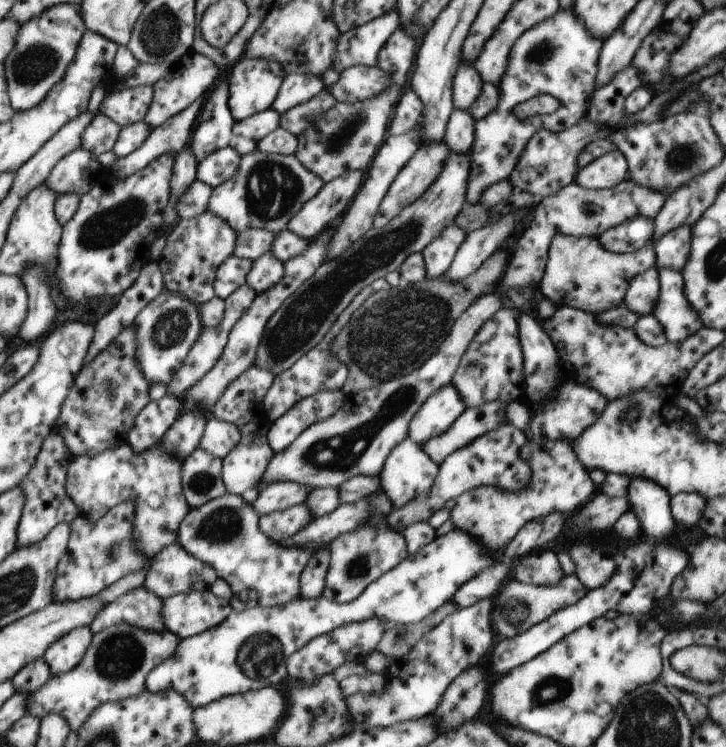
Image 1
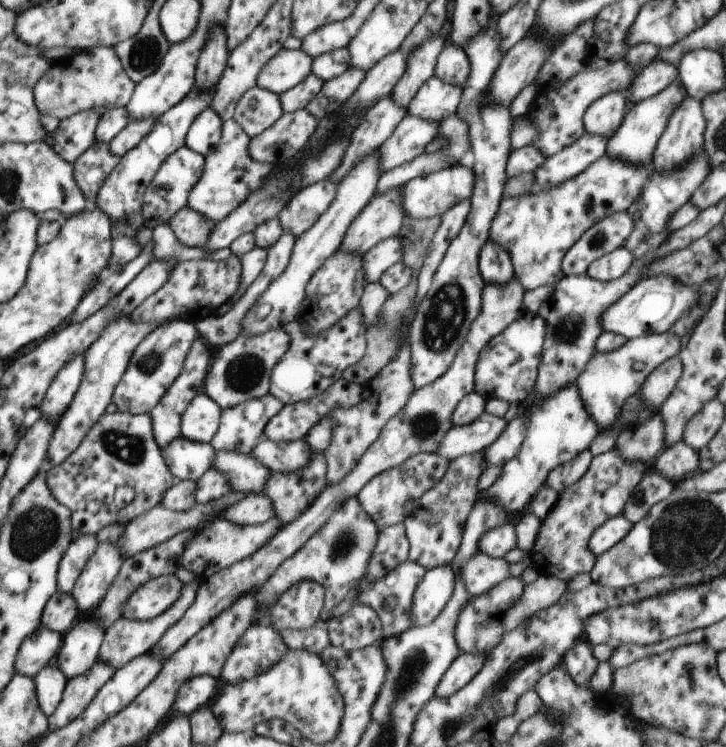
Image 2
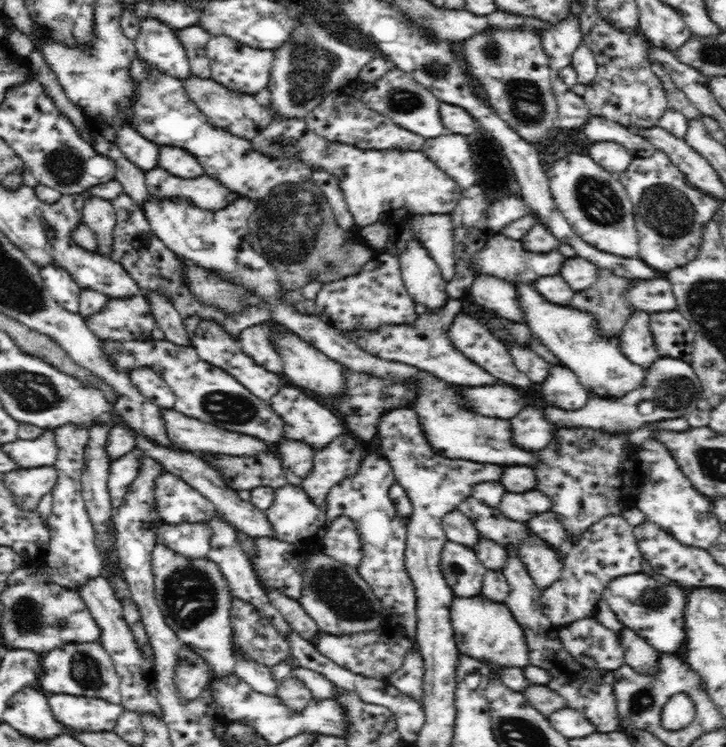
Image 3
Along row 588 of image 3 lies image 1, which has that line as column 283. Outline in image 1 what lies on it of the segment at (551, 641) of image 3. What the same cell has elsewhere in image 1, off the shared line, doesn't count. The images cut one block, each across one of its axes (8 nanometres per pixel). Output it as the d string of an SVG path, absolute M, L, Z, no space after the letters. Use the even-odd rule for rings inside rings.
M298 504L285 510L261 515L259 528L270 540L280 543L280 540L294 536L298 530L310 524L312 518L310 510L304 504Z

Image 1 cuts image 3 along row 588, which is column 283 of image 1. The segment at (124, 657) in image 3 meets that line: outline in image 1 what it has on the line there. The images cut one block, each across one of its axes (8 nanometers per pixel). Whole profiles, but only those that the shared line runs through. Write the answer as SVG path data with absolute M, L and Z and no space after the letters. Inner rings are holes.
M292 72L285 76L278 96L270 108L282 115L290 108L294 108L302 102L308 102L310 98L314 98L324 89L326 86L322 77L318 78L308 72L306 74Z

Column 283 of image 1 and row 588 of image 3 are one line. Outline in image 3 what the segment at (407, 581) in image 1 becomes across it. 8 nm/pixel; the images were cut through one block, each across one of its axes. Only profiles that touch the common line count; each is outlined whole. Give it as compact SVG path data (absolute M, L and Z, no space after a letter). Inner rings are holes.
M643 573L614 578L602 594L603 600L611 608L620 623L644 638L659 653L676 653L686 644L685 620L682 618L686 608L686 590L676 584L662 586L652 576Z

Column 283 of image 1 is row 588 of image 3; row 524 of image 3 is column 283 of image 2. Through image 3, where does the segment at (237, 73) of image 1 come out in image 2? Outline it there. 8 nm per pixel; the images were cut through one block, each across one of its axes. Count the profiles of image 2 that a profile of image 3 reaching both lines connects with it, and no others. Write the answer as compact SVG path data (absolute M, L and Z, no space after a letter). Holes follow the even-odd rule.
M283 47L263 66L257 86L281 95L302 82L311 73L313 58L302 49Z

